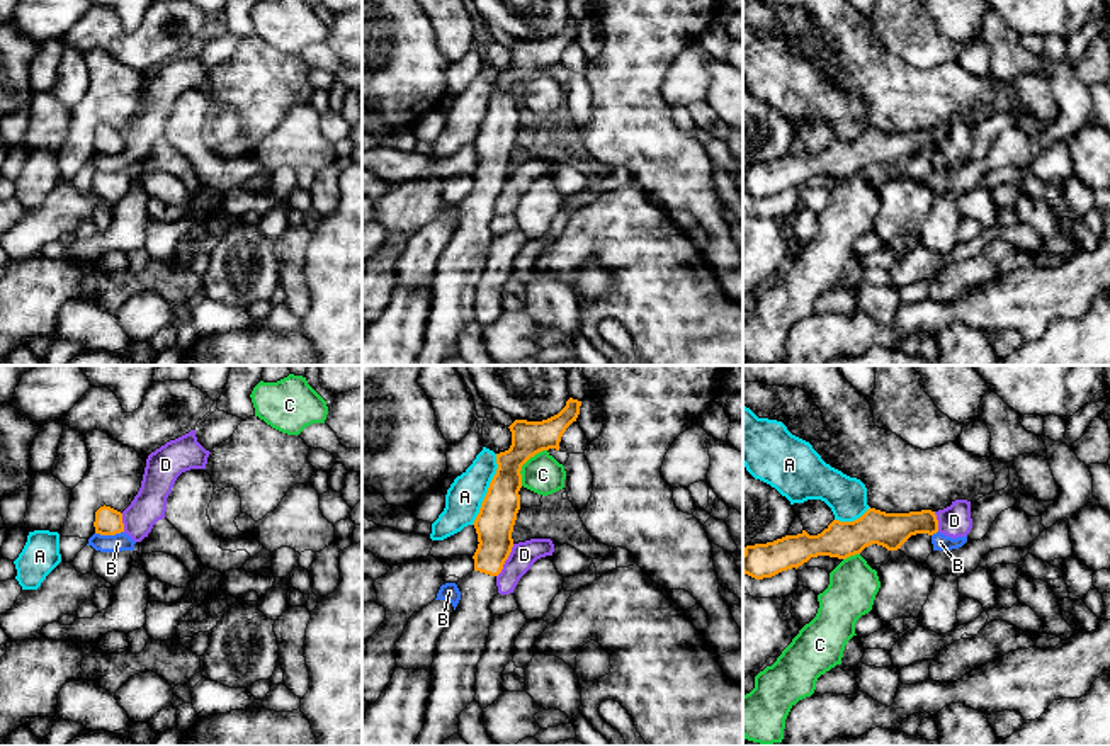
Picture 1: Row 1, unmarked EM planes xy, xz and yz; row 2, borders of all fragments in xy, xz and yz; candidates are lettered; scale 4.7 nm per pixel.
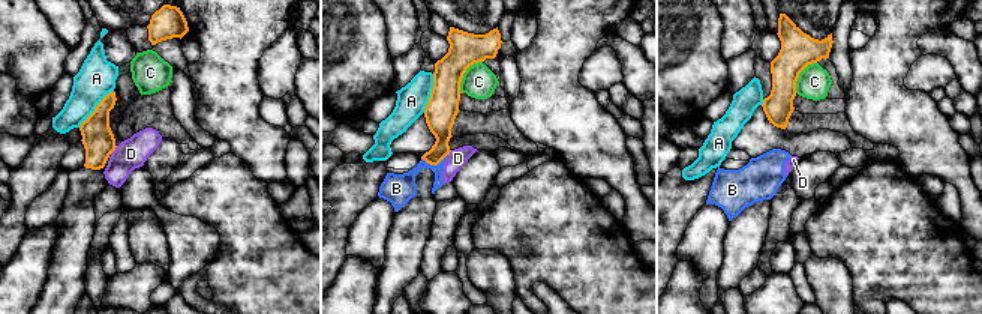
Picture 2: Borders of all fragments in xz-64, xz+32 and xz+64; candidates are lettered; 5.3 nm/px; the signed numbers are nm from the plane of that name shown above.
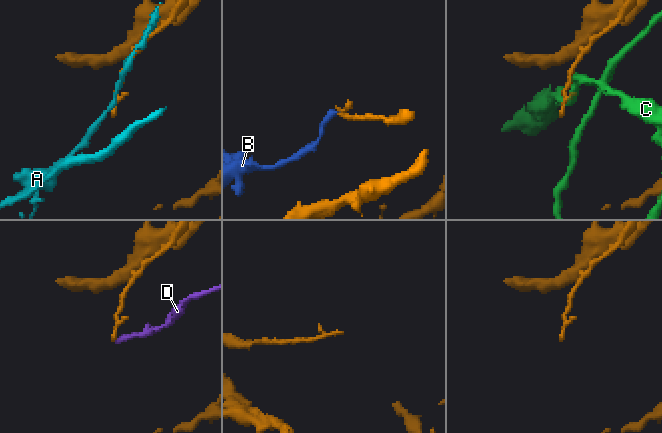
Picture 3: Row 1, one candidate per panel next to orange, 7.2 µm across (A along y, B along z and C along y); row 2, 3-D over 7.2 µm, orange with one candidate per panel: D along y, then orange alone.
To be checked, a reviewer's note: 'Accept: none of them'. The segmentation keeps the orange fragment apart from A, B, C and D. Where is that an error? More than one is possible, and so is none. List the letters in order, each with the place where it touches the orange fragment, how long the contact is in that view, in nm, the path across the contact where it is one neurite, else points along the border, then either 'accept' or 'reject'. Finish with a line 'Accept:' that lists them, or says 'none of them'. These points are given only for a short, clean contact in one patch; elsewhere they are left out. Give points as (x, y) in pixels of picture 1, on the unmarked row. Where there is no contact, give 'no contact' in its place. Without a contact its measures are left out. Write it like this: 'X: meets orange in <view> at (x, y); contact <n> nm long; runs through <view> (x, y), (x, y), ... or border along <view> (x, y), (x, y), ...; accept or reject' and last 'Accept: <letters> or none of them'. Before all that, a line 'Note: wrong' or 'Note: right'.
Note: right
A: meets orange in xz at (488, 109); contact 360 nm long; border along xz (497, 73), (497, 92), (471, 143); reject
B: meets orange in xy at (109, 153); contact 140 nm long; border along xy (123, 150), (96, 153); reject
C: meets orange in xz at (524, 82); contact 220 nm long; reject
D: meets orange in xz at (505, 179); contact 180 nm long; border along xz (514, 163), (497, 196); reject
Accept: none of them

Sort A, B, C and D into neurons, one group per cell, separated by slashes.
A / B D / C

